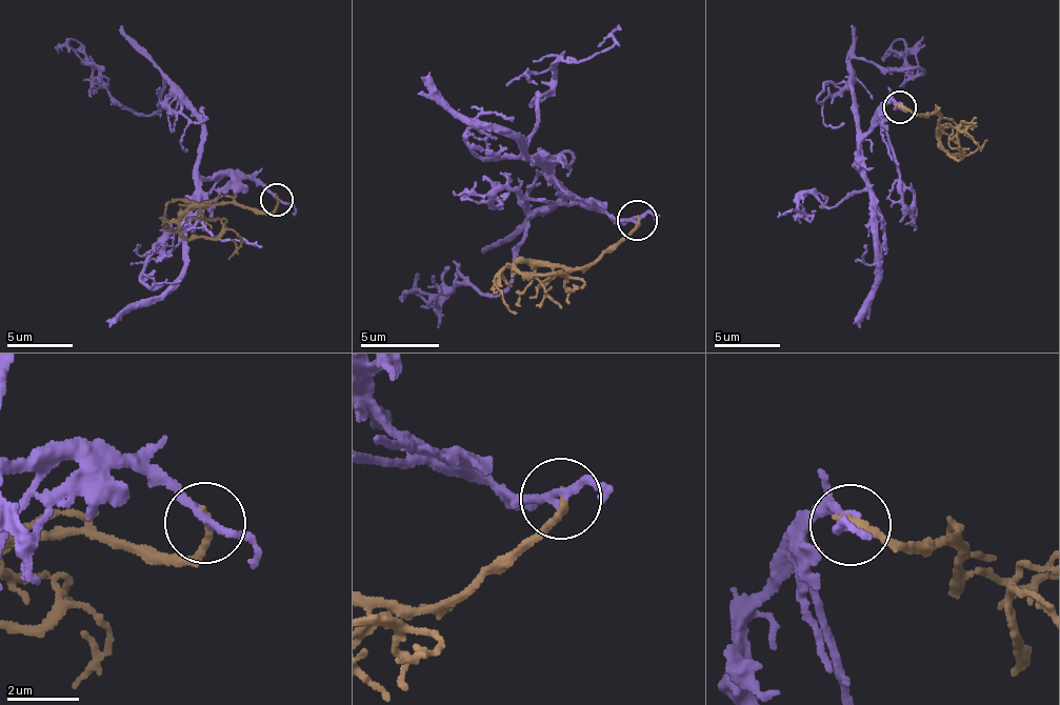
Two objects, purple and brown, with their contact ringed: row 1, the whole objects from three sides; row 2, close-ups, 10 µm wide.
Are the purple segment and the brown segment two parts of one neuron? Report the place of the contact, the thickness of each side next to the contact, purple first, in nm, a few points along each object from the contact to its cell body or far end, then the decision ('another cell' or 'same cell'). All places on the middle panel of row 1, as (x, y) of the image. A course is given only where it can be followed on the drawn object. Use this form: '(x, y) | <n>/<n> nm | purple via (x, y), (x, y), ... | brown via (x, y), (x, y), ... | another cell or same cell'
(637, 220) | 220/220 nm | purple via (638, 221), (610, 218), (554, 177), (565, 203), (532, 218), (512, 280), (497, 294), (470, 284), (400, 301) | brown via (638, 221), (625, 236), (578, 268), (525, 261), (515, 268), (582, 282), (564, 291) | same cell

